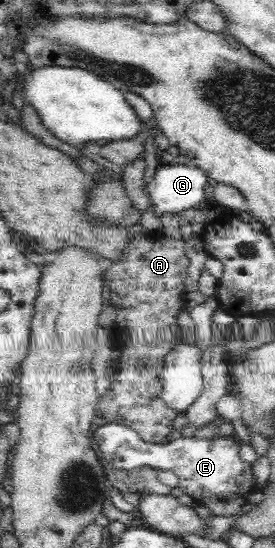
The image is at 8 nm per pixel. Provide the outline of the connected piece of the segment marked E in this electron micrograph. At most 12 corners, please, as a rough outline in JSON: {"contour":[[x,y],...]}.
{"contour":[[122,424],[94,433],[121,470],[172,470],[214,516],[254,489],[232,438],[148,444]]}

